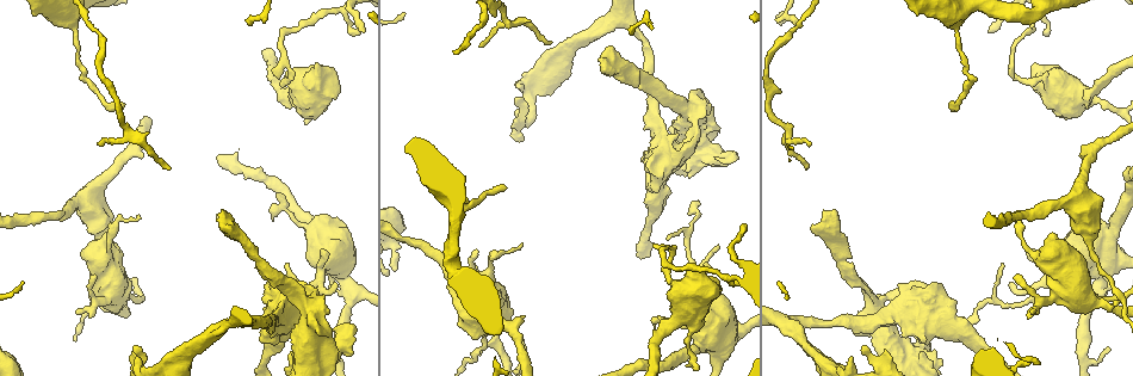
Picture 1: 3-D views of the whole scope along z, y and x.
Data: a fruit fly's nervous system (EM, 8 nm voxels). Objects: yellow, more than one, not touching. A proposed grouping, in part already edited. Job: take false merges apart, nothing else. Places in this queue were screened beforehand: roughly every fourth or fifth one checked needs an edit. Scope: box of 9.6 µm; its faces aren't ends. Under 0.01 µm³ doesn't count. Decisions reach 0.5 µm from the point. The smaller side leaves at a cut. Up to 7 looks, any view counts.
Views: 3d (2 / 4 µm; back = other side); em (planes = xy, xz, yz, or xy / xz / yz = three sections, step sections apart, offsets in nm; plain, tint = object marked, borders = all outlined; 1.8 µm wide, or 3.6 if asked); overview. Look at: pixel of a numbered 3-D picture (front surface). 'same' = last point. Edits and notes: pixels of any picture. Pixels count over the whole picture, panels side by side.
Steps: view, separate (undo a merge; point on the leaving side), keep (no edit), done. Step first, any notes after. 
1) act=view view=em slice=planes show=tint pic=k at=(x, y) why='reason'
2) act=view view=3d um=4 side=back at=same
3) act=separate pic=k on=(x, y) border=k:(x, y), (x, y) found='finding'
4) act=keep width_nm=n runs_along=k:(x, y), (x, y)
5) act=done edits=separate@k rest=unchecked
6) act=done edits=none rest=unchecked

act=view view=em slice=planes show=tint pic=1 at=(350, 291) why='branch point'

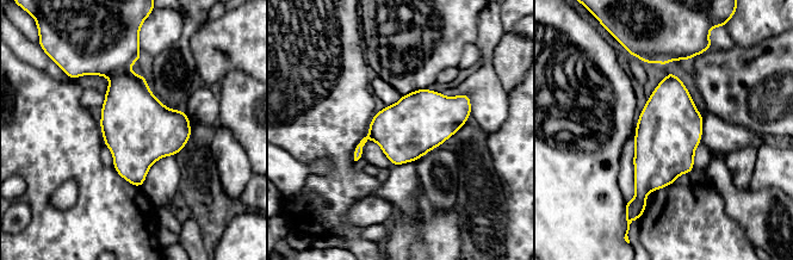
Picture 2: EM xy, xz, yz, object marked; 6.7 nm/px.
act=separate pic=2 on=(129, 105) width_nm=400 border=2:(129, 68), (116, 70), (106, 76) found='two neurons meet here'

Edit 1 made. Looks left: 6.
act=view view=em slice=xz step=16 show=tint pic=1 at=(671, 257) why='sharp bend'

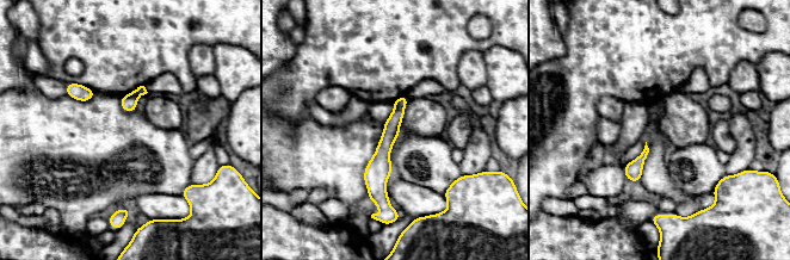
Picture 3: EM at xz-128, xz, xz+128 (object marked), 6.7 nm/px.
act=view view=em slice=planes show=tint at=same why='cut it another way'

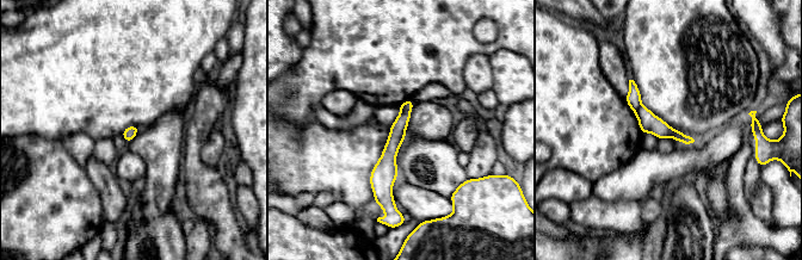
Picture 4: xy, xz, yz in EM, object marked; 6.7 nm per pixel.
act=separate pic=4 on=(633, 99) found='a second neuron is stuck on'

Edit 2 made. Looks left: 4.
act=view view=overview why='see it whole again'

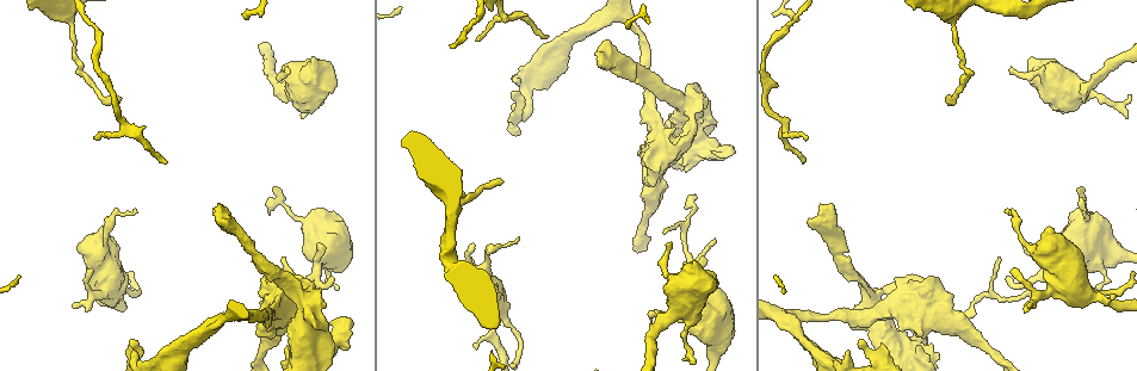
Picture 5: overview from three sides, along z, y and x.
act=view view=3d um=2 side=back pic=5 at=(229, 226)

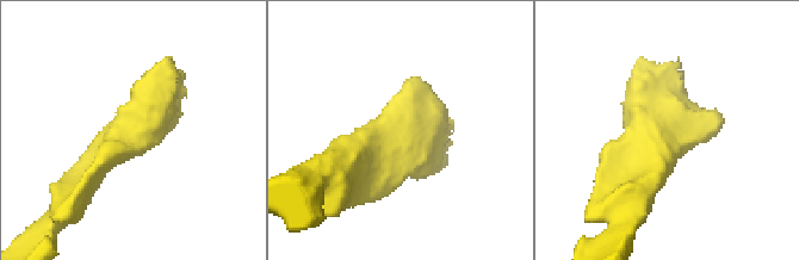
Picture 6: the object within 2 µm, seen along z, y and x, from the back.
act=view view=em slice=xz step=16 show=tint pic=6 at=(651, 135) why='shape alone is not enough'

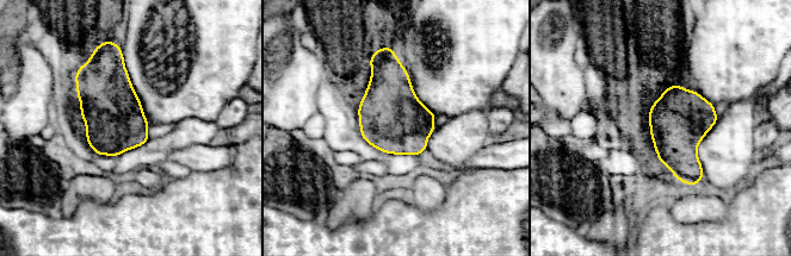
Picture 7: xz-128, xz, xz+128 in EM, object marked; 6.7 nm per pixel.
act=view view=em slice=planes show=tint at=same why='cut it another way'

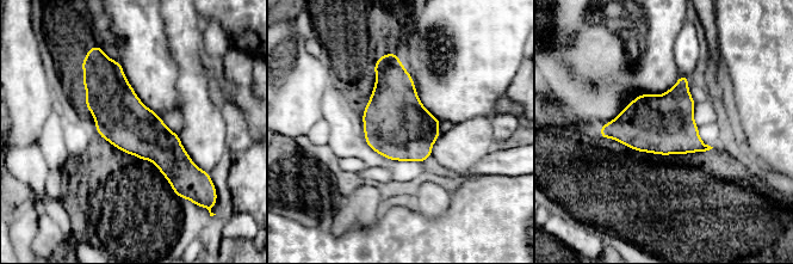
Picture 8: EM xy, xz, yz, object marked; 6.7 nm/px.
act=keep runs_along=8:(109, 63), (111, 100), (175, 188) found='one neuron here'

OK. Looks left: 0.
act=done edits=separate@2,separate@4 rest=unchecked

